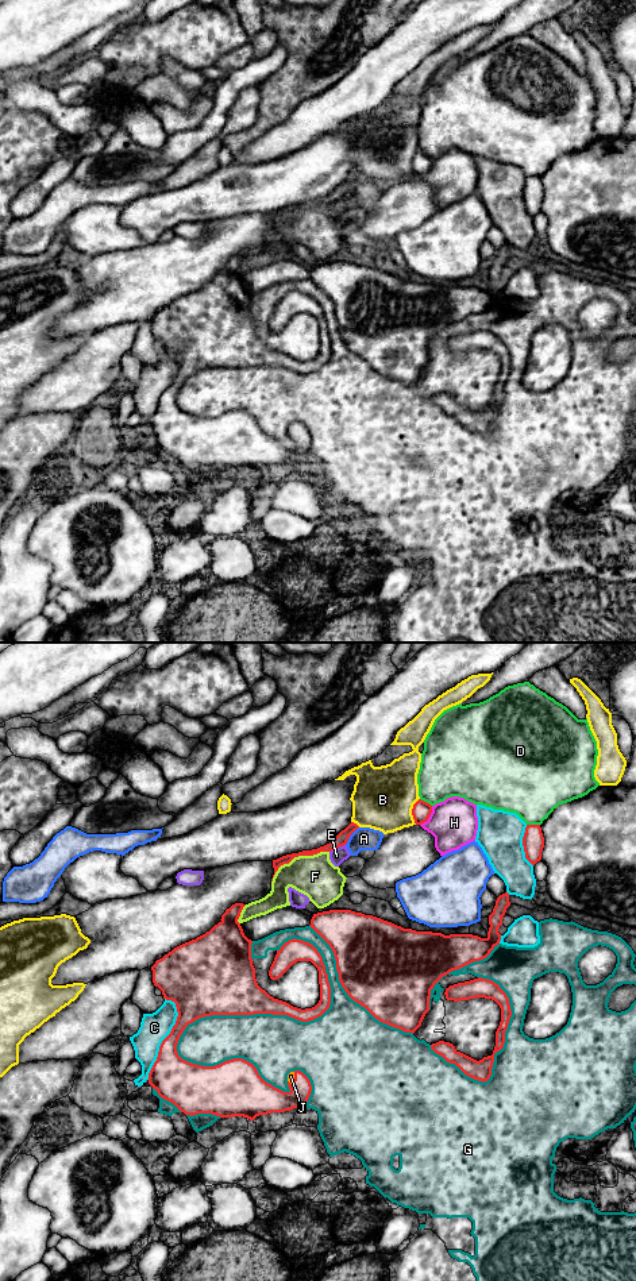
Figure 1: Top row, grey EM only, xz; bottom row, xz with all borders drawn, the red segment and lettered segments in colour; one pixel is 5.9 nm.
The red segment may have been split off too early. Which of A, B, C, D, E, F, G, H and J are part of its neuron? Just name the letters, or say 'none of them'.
J

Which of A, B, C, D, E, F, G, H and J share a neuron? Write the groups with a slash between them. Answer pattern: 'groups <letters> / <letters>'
groups A / B / C / D / E / F / G / H / J

